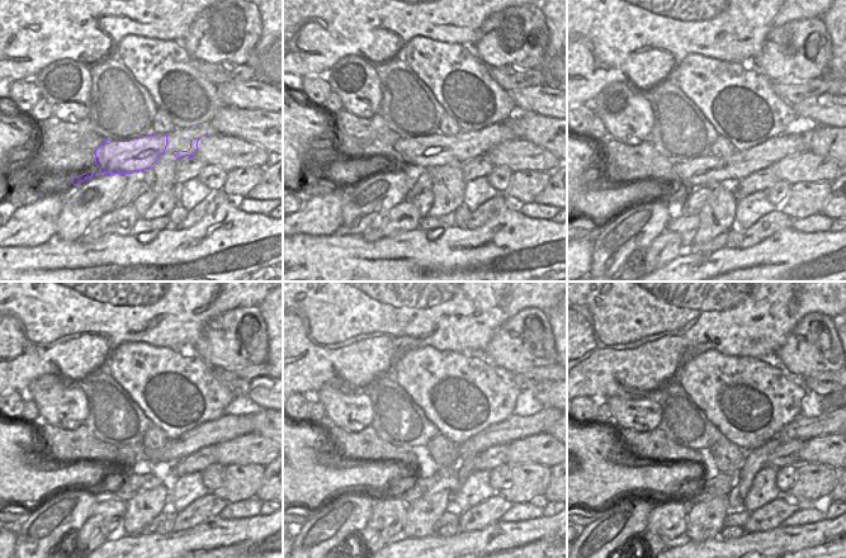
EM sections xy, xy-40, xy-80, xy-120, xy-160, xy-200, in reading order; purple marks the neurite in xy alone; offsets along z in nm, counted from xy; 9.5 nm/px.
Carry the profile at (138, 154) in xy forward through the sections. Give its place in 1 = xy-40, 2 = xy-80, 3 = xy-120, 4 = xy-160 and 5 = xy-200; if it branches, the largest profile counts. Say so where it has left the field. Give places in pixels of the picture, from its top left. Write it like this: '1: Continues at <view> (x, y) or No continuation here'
1: Continues at xy-40 (424, 161)
2: Continues at xy-80 (694, 173)
3: Continues at xy-120 (228, 426)
4: Continues at xy-160 (514, 428)
5: Continues at xy-200 (802, 428).

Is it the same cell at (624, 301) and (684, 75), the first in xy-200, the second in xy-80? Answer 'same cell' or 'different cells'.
different cells

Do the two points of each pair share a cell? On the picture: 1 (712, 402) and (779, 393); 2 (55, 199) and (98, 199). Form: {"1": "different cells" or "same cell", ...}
{"1": "same cell", "2": "different cells"}

